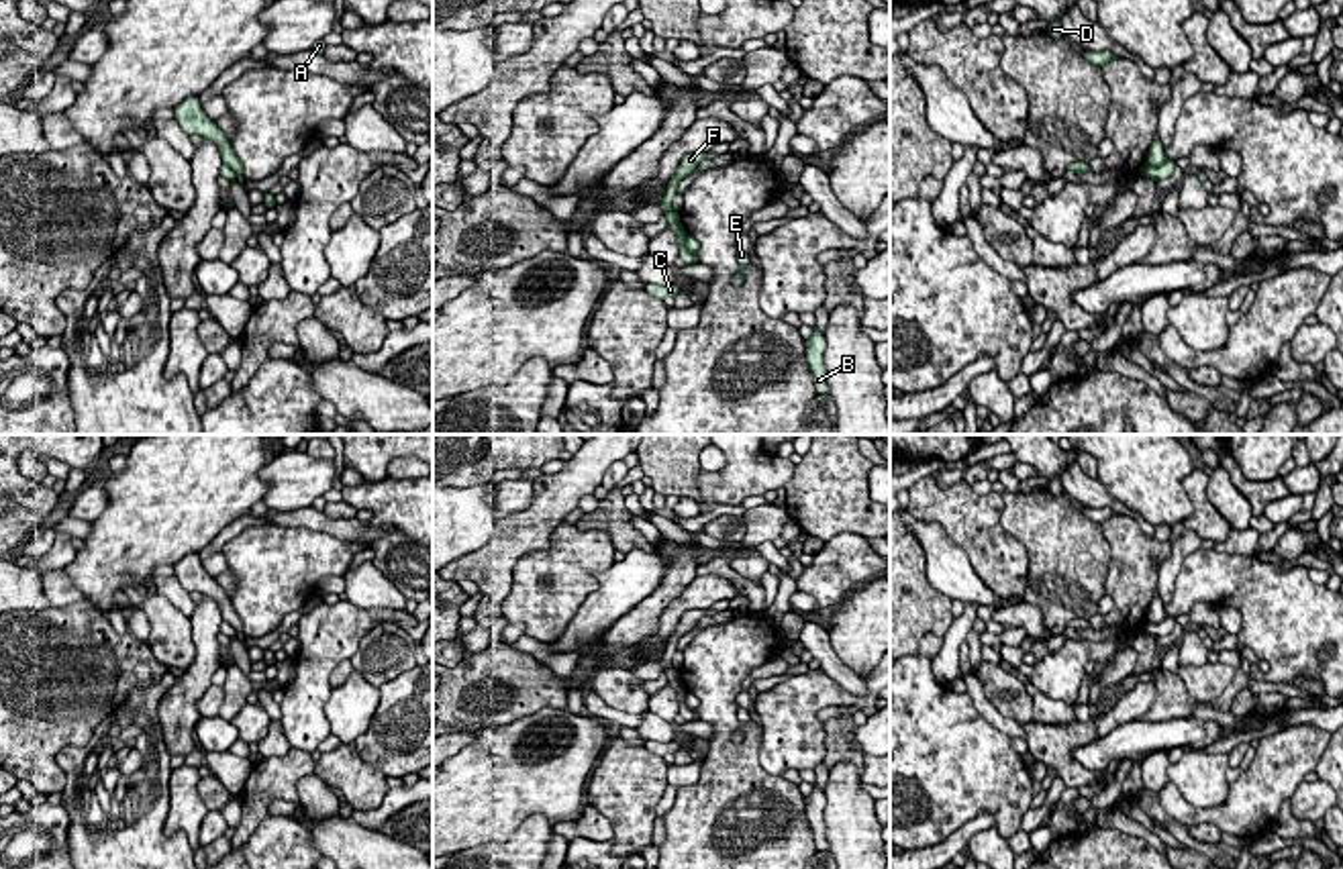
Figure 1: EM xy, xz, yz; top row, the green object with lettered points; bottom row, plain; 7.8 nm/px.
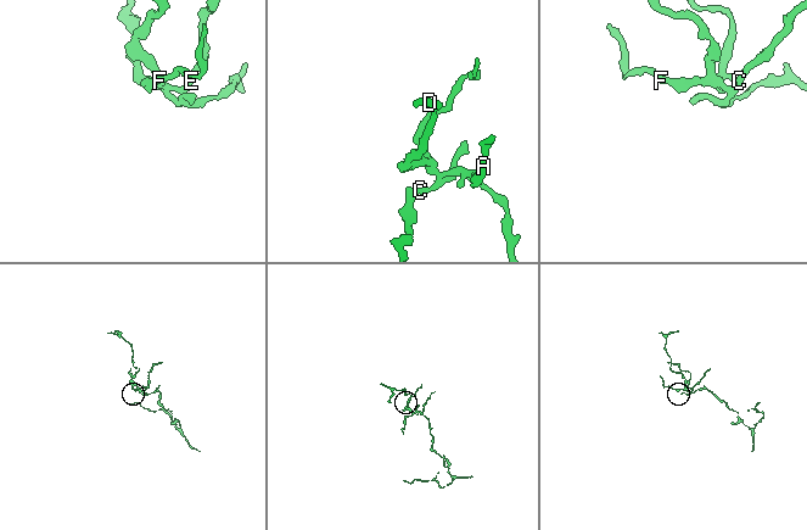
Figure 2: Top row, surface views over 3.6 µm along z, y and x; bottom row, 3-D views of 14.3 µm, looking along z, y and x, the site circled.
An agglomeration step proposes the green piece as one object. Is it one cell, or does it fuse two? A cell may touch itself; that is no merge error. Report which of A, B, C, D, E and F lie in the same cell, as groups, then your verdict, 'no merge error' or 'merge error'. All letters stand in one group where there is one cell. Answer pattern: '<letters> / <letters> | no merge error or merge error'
A B C E F / D | merge error

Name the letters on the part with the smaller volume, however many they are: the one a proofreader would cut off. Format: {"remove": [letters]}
{"remove": ["D"]}

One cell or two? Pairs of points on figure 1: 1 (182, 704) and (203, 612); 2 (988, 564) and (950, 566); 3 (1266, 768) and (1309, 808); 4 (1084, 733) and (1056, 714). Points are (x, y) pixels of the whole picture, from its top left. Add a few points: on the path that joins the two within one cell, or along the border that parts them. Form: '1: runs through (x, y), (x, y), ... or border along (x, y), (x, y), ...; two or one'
1: runs through (194, 682), (205, 666), (205, 635); one
2: border along (941, 527), (966, 553), (972, 570), (1005, 598); two
3: border along (1303, 782), (1288, 798); two
4: border along (1033, 719), (1041, 723), (1074, 721); two

